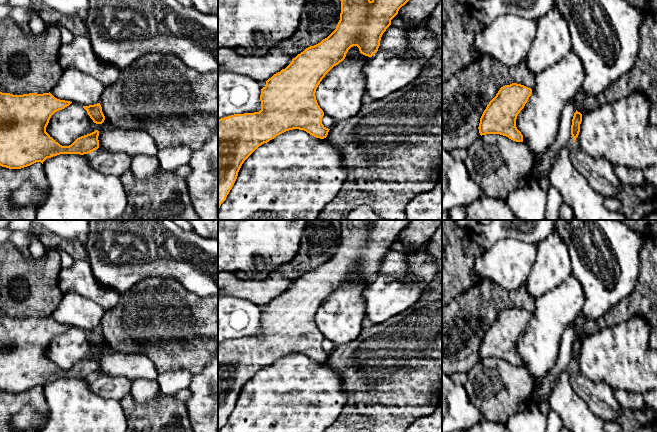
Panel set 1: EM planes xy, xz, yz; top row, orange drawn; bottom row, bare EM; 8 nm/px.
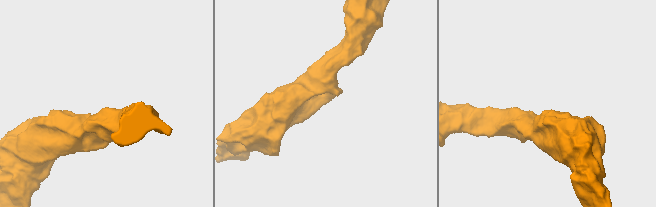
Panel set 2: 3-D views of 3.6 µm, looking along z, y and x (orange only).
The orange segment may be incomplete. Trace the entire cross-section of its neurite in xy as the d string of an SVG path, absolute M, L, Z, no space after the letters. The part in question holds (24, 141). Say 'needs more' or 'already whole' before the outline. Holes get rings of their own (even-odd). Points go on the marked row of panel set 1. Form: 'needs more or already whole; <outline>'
already whole; M0 92L0 166L21 169L60 154L88 154L99 148L99 131L77 138L71 145L62 146L47 132L51 116L72 102L55 98L50 92L13 95Z

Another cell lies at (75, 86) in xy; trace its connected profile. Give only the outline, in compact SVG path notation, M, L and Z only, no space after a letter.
M74 68L63 71L60 80L50 93L57 99L89 106L100 103L105 87L103 83Z

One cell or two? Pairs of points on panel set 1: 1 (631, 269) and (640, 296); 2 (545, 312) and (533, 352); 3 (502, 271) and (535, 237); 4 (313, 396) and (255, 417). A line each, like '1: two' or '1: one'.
1: two
2: one
3: two
4: one

